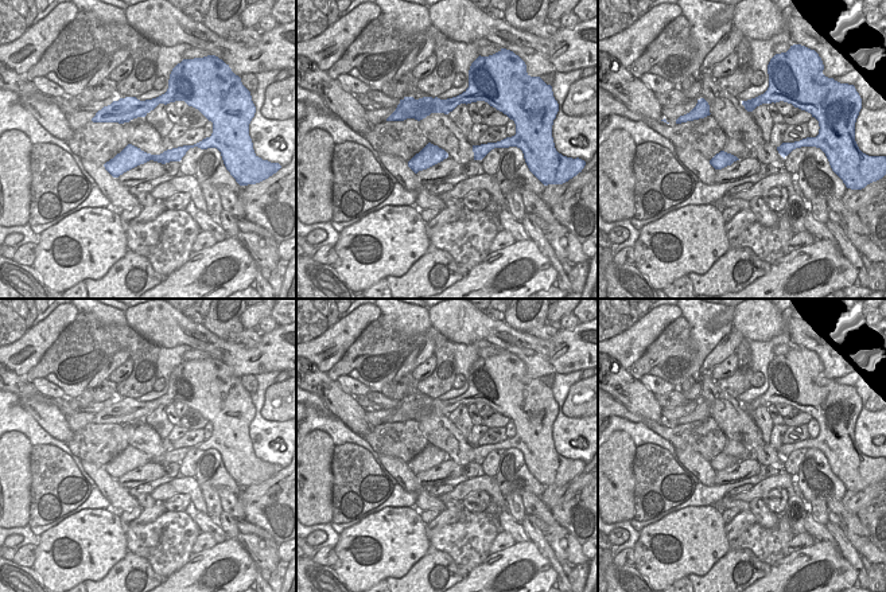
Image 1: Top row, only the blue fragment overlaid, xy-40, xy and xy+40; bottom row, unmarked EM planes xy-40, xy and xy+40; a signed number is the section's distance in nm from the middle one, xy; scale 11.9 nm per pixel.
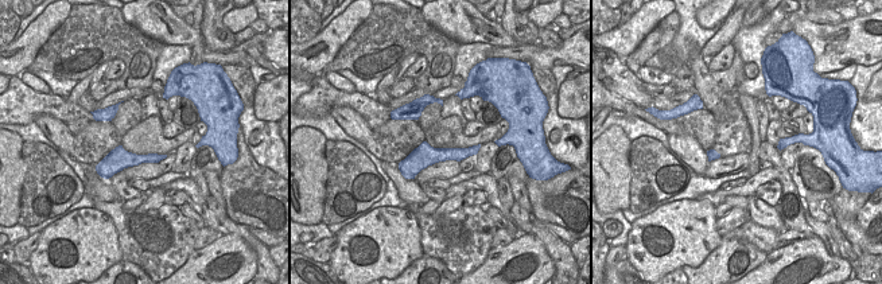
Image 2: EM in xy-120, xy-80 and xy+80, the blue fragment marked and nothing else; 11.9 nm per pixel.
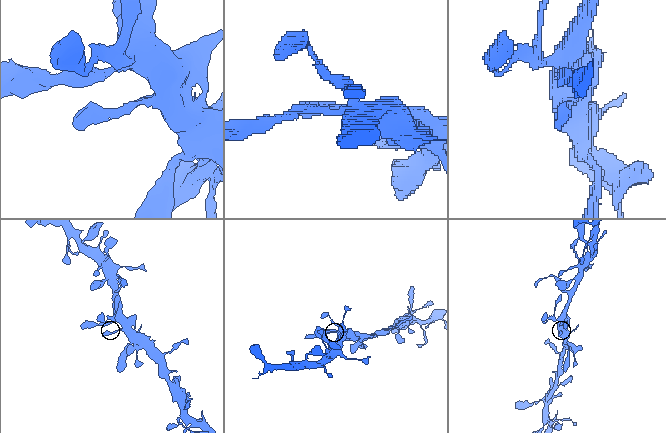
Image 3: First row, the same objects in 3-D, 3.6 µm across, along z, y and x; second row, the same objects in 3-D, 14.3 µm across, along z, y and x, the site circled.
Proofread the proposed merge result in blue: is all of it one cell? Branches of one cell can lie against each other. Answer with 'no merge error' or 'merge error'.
no merge error

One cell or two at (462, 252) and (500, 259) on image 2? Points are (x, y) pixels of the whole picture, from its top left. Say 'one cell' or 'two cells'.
two cells

